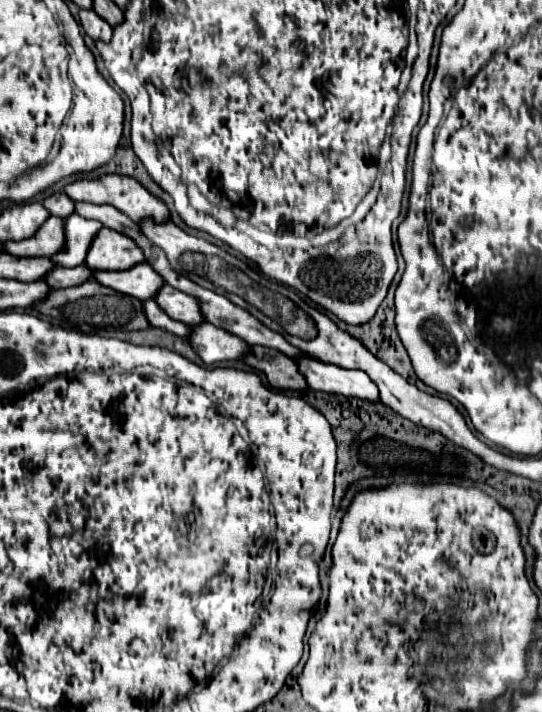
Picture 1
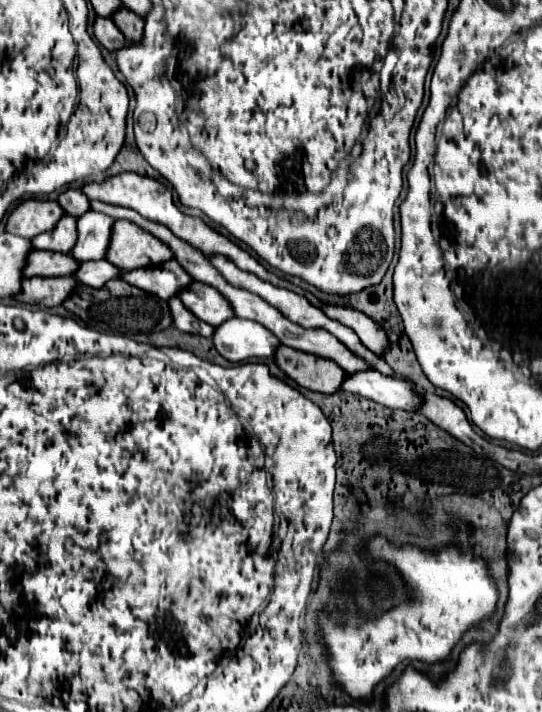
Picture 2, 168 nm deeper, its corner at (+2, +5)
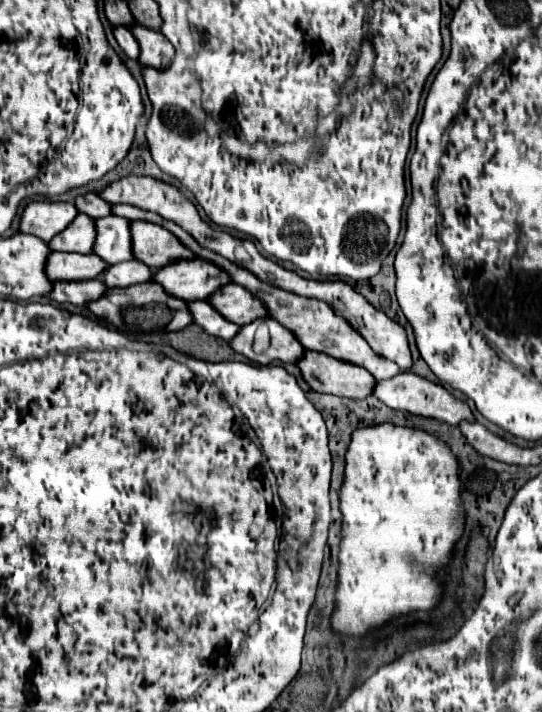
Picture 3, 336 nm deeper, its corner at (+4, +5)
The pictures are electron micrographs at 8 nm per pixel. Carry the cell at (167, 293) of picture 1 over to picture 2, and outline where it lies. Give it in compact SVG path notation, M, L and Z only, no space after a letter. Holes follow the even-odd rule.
M192 282L188 288L180 290L178 298L192 314L196 314L196 318L208 322L210 326L220 326L220 322L234 316L228 302L212 286L202 282Z

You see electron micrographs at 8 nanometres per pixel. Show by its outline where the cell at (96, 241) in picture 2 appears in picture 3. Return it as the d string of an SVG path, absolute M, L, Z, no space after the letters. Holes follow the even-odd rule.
M110 214L106 218L98 218L96 222L98 222L98 242L94 244L94 254L102 256L102 260L108 264L134 260L130 220Z

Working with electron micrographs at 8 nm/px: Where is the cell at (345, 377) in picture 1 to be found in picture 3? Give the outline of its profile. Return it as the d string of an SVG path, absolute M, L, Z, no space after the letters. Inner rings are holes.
M400 372L392 380L382 380L378 382L378 390L374 390L374 396L384 402L388 408L394 410L404 410L410 414L426 416L426 418L436 418L442 422L448 422L452 426L458 426L460 422L476 422L470 406L464 400L454 398L442 384L434 384L414 372Z

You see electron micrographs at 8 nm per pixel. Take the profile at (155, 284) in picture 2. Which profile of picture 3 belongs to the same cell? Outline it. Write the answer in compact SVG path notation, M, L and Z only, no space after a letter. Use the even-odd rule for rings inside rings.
M204 258L182 260L164 266L154 274L154 282L166 286L176 298L186 298L186 302L206 300L218 288L230 284L230 276L218 268L214 262Z

